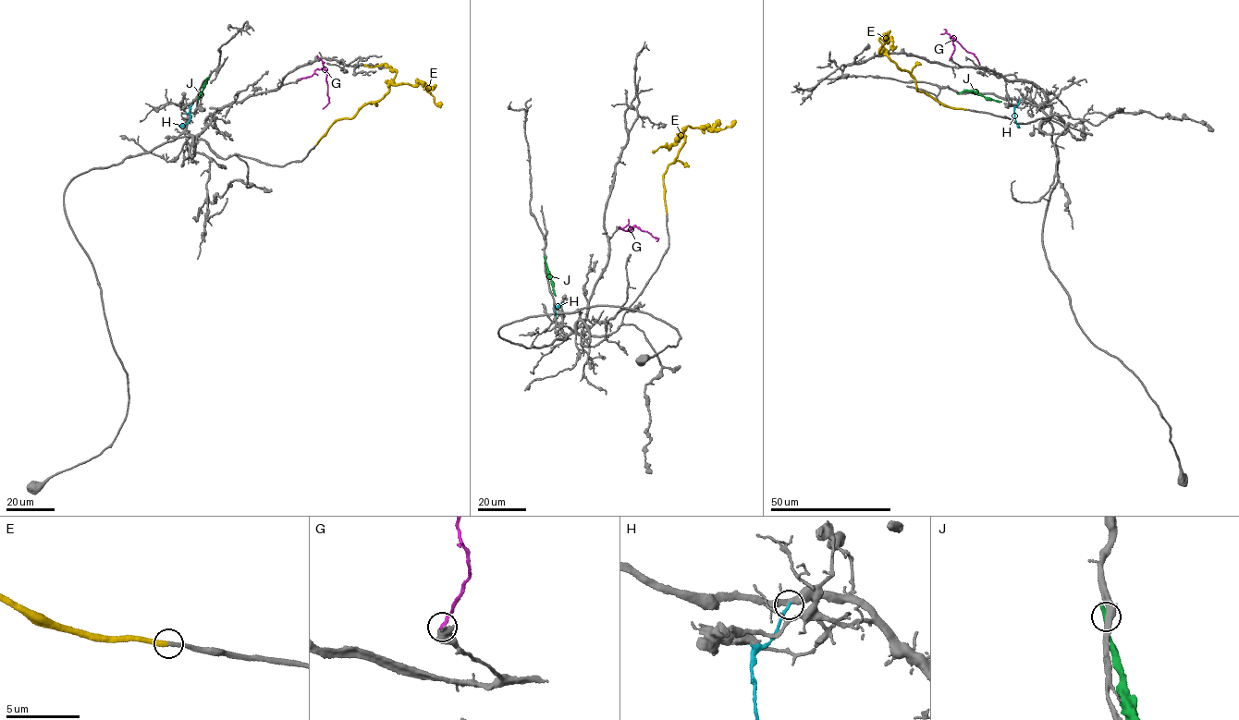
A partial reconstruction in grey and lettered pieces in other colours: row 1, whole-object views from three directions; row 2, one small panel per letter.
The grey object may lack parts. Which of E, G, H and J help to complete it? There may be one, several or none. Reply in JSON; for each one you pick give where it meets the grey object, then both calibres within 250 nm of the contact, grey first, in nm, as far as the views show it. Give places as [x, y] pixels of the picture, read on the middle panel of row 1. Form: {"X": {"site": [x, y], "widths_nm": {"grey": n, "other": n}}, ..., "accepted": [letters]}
{"E": {"site": [667, 212], "widths_nm": {"grey": 300, "other": 360}}, "H": {"site": [556, 315], "widths_nm": {"grey": 280, "other": 180}}, "accepted": ["E", "H"]}

